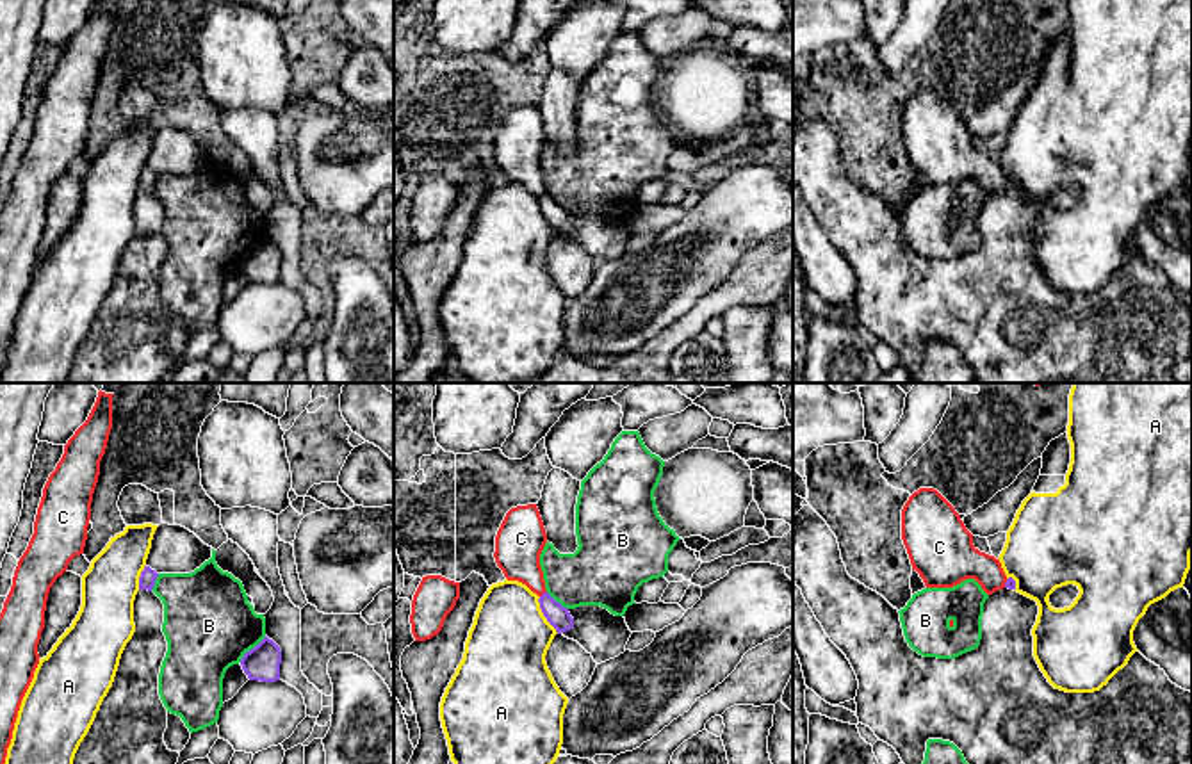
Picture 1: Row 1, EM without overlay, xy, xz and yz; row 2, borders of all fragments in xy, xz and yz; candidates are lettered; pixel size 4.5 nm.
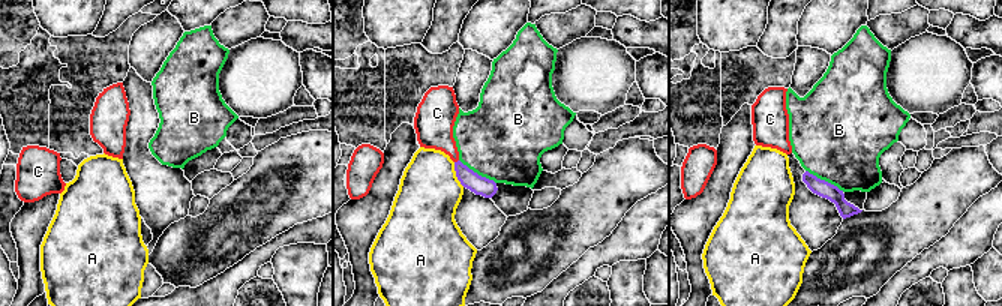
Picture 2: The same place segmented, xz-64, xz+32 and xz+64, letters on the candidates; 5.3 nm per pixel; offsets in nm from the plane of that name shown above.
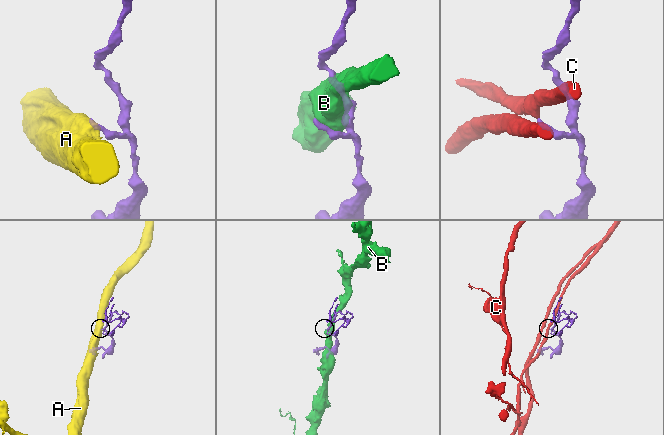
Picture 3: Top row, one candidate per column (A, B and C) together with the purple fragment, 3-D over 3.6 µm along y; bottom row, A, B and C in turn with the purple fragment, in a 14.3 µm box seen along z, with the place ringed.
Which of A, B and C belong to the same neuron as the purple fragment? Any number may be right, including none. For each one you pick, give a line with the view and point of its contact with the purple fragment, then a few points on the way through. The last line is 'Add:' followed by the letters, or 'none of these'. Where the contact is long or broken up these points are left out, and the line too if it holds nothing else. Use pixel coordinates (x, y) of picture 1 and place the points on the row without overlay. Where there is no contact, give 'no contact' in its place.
Add: none of these

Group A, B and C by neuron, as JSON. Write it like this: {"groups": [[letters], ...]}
{"groups": [["A"], ["B"], ["C"]]}

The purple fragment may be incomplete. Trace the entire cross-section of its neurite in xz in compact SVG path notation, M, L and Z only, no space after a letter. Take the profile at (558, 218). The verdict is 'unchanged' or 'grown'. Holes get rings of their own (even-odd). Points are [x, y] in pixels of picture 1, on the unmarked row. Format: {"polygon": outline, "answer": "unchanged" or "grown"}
{"polygon": "M547 192L538 199L538 203L543 217L558 235L574 228L574 219L570 217L568 210L556 203Z", "answer": "unchanged"}

